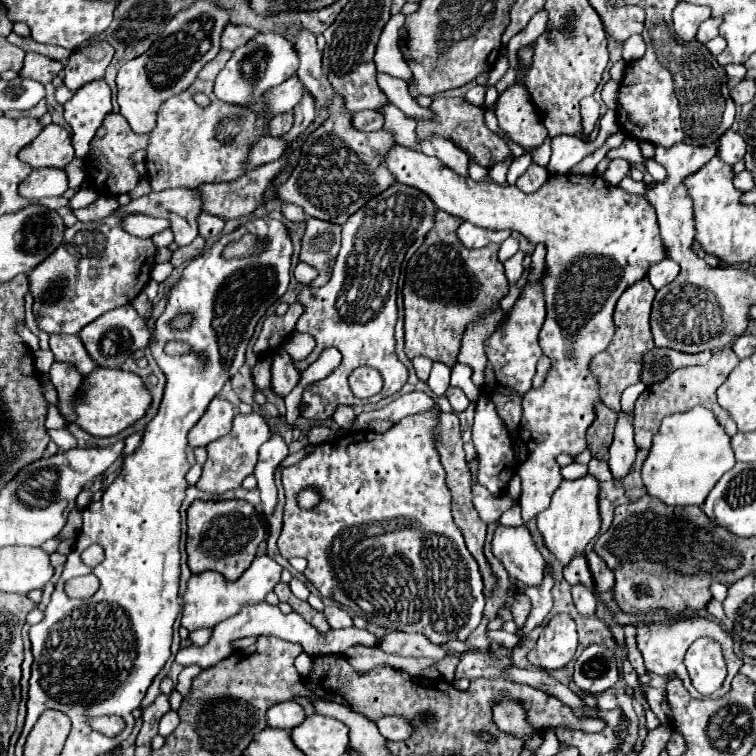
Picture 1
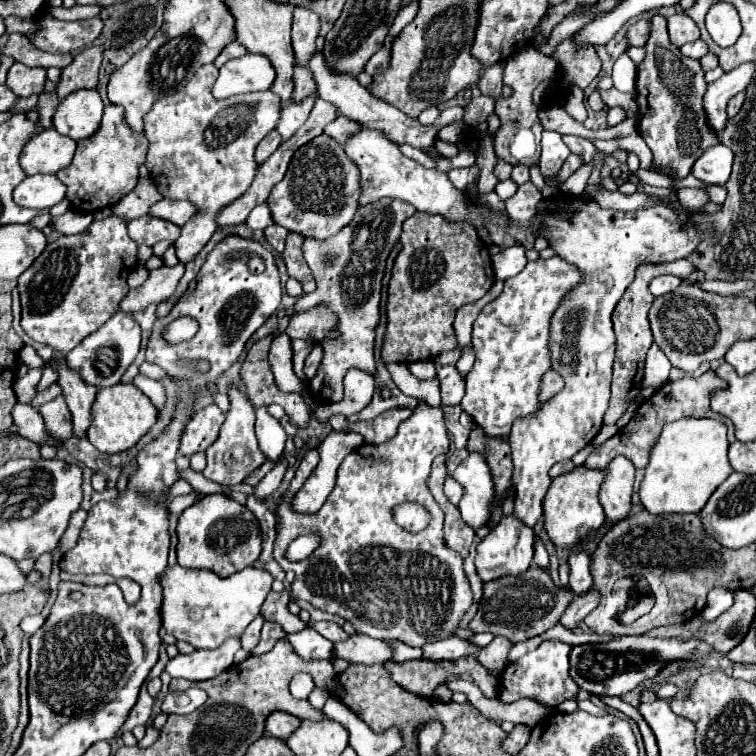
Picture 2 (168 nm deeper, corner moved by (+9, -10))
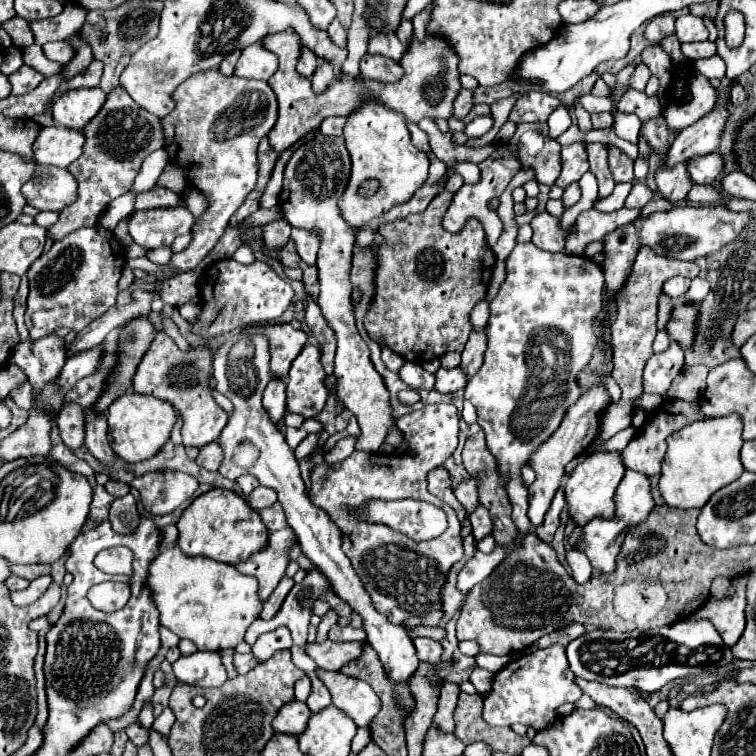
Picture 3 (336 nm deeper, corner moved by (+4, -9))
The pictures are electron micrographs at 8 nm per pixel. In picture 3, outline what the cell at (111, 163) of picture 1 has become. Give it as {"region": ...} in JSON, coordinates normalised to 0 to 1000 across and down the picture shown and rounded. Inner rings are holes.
{"region":[[[161,114],[148,116],[132,151],[127,151],[127,156],[111,167],[111,180],[111,204],[90,222],[103,238],[103,265],[95,272],[87,272],[79,280],[77,294],[63,302],[63,310],[71,320],[82,317],[101,302],[127,299],[130,286],[140,278],[140,272],[151,262],[172,254],[190,209],[217,193],[214,159],[185,143]]]}

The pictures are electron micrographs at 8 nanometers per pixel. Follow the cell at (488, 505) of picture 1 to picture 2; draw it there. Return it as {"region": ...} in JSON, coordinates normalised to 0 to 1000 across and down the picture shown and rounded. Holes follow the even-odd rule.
{"region":[[[591,631],[589,636],[589,657],[599,665],[599,668],[607,668],[610,657],[612,657],[612,644],[599,634],[599,631]]]}

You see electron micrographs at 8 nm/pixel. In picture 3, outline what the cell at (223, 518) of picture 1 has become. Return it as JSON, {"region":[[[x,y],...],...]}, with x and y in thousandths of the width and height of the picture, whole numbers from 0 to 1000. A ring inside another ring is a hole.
{"region":[[[280,646],[272,653],[262,656],[238,683],[233,690],[233,698],[238,704],[235,722],[249,735],[275,735],[280,741],[296,743],[296,746],[312,746],[336,733],[339,728],[347,728],[352,722],[352,696],[344,685],[344,680],[325,667],[323,659],[310,653],[307,648],[296,646]]]}

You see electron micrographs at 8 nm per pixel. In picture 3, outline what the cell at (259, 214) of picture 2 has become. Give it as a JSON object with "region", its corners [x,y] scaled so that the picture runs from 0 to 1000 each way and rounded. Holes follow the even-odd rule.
{"region":[[[329,321],[316,327],[306,341],[323,349],[331,349],[337,345],[336,335]]]}

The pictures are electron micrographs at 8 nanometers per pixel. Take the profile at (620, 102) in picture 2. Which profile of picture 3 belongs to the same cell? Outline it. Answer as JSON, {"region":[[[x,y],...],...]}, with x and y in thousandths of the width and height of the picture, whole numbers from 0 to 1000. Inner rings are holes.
{"region":[[[841,87],[841,95],[839,95],[839,101],[836,101],[836,106],[833,106],[831,114],[833,116],[841,116],[841,119],[852,119],[857,103],[860,103],[857,87]]]}

